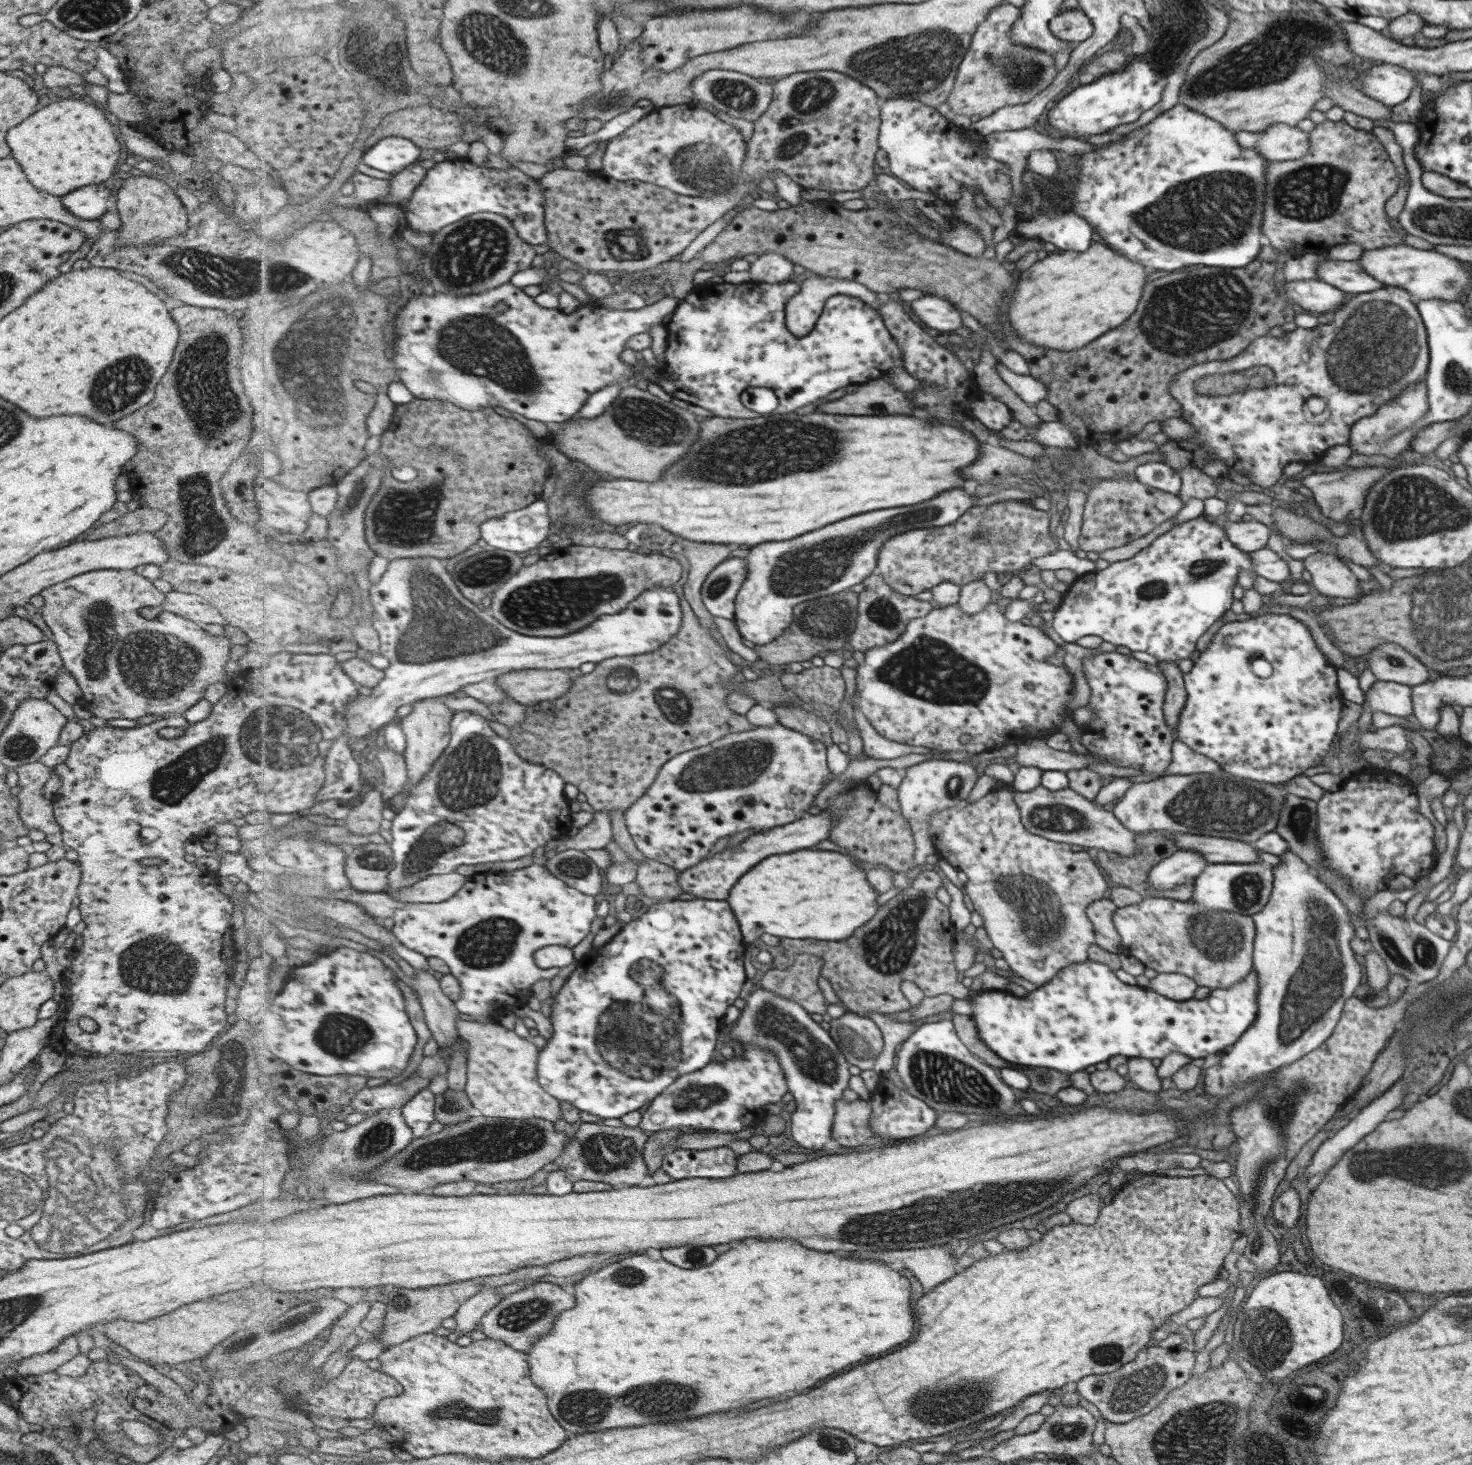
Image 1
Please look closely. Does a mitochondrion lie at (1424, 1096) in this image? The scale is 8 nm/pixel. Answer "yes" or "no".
no

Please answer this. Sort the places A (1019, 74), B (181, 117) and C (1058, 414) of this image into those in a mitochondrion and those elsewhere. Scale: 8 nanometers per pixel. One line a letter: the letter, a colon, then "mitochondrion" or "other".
A: mitochondrion
B: other
C: other

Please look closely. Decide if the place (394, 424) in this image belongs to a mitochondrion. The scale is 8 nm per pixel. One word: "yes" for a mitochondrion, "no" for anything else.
no

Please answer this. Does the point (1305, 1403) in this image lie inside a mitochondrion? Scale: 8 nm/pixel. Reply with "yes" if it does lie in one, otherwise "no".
no

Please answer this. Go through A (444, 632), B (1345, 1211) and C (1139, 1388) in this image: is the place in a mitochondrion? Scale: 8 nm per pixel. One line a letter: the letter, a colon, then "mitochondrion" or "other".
A: mitochondrion
B: other
C: mitochondrion

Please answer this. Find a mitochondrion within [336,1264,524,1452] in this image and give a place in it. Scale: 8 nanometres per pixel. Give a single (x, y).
(453, 1409)

